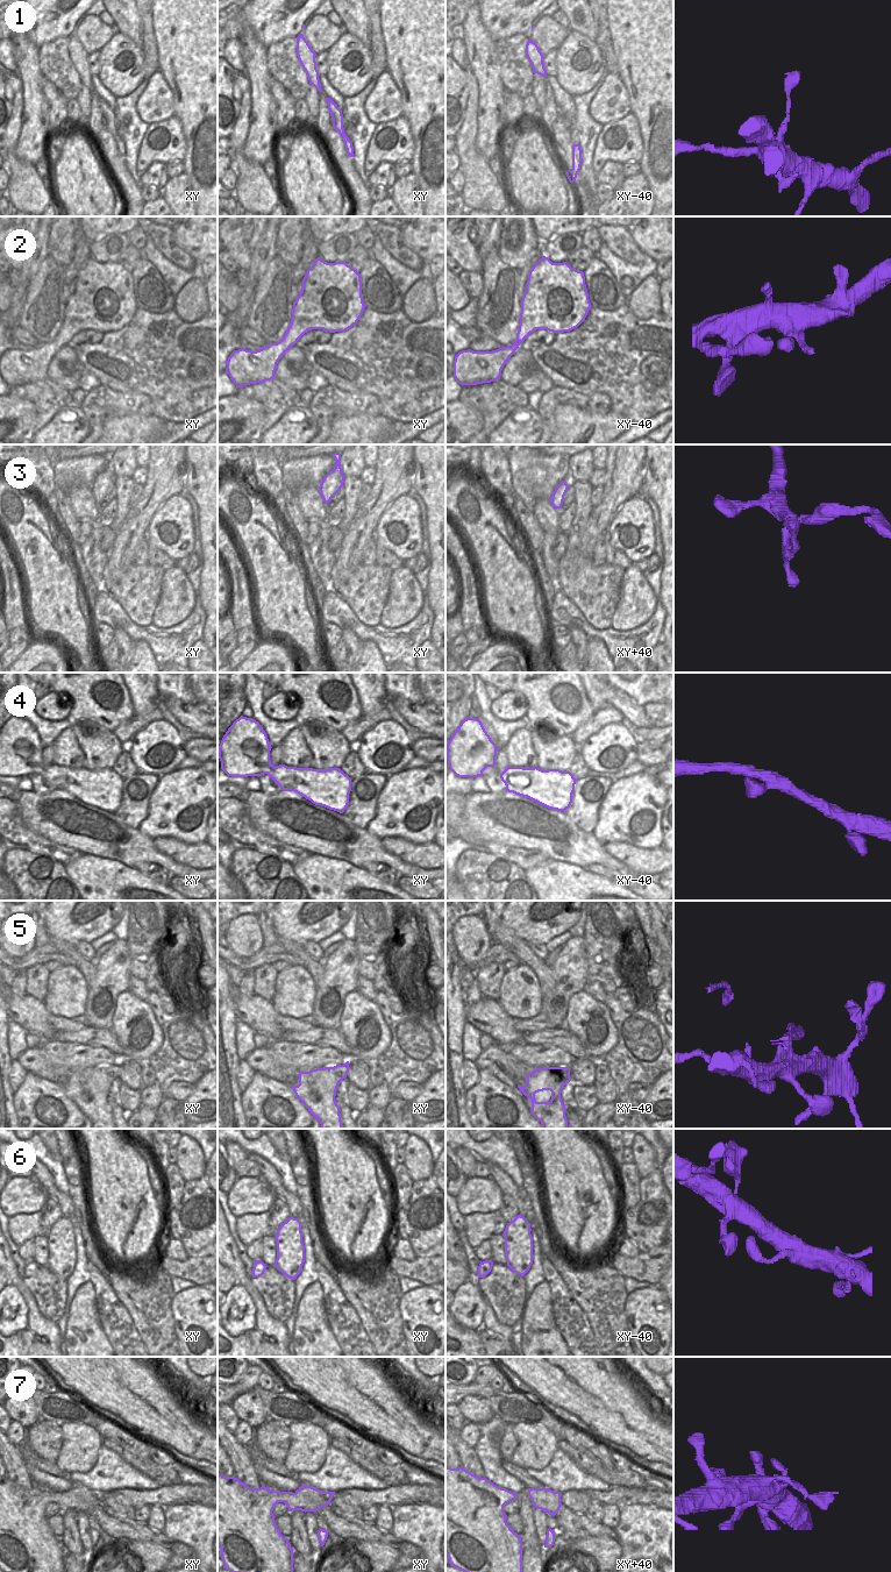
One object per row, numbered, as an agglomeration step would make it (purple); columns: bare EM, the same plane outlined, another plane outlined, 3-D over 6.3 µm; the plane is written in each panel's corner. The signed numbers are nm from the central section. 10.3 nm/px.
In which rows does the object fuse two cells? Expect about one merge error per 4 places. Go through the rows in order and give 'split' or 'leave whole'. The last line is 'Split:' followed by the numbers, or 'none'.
1: leave whole
2: leave whole
3: leave whole
4: leave whole
5: split
6: leave whole
7: leave whole
Split: 5

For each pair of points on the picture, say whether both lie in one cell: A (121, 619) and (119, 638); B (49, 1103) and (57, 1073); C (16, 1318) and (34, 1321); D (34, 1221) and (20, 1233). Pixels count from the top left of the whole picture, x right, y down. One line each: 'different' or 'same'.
A: different
B: different
C: different
D: same

